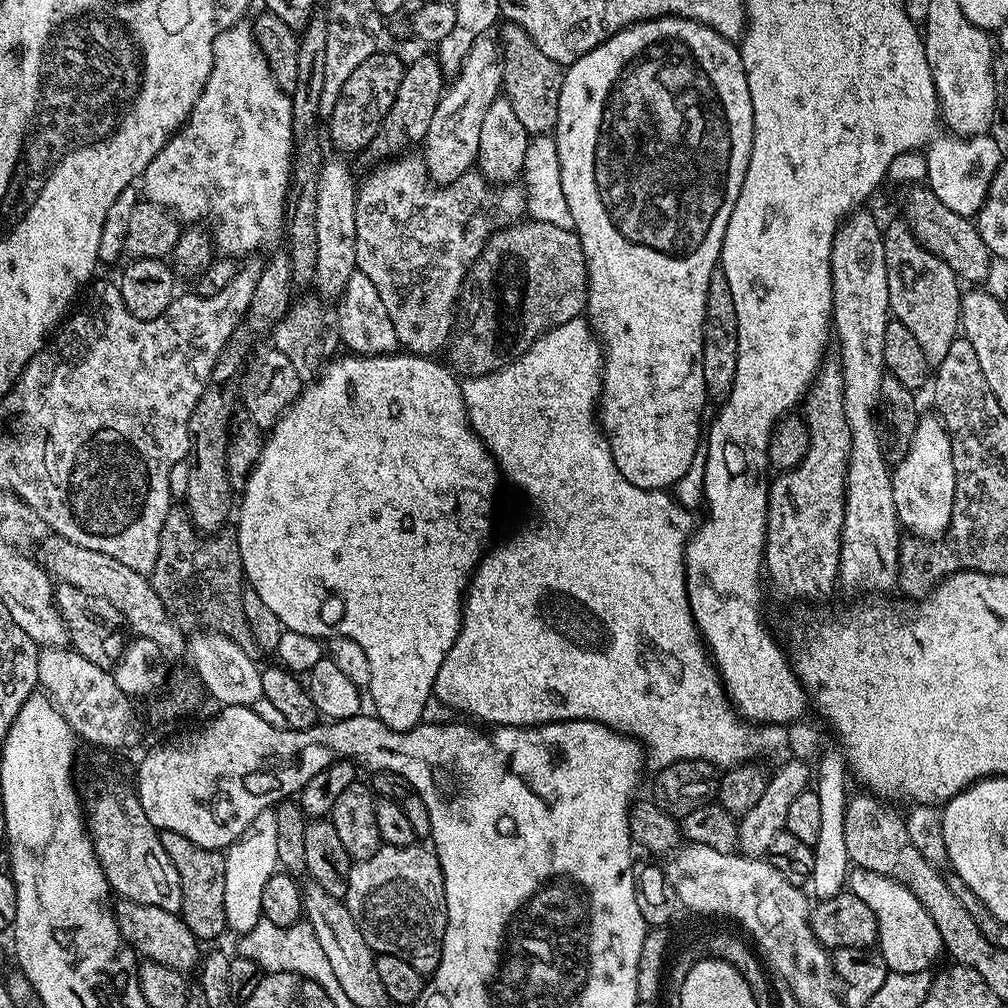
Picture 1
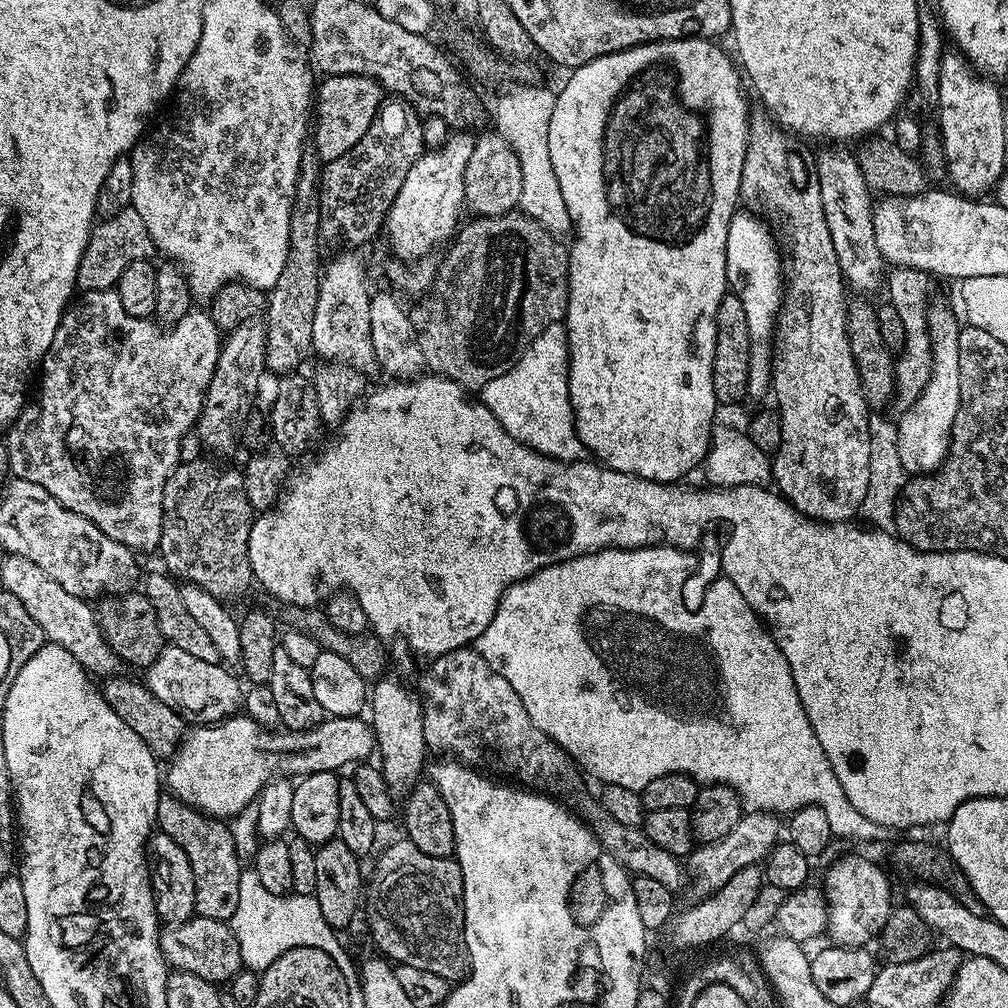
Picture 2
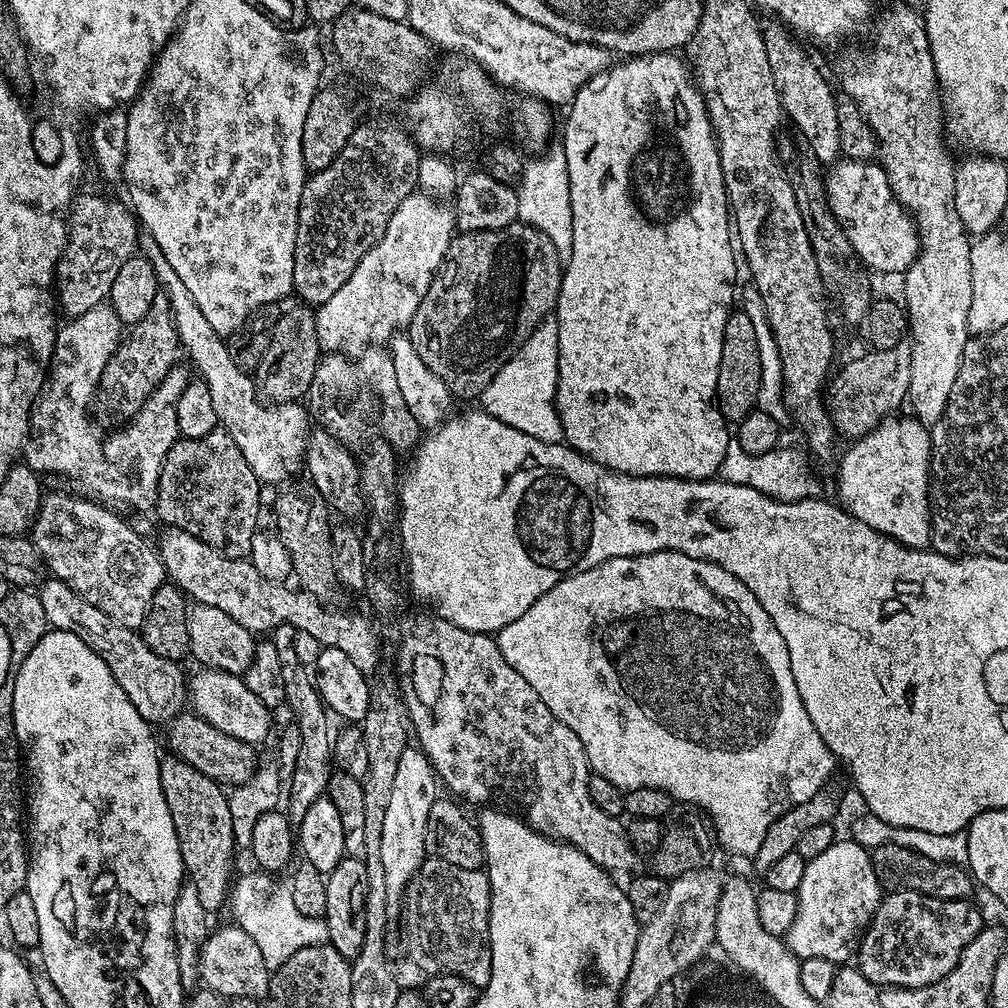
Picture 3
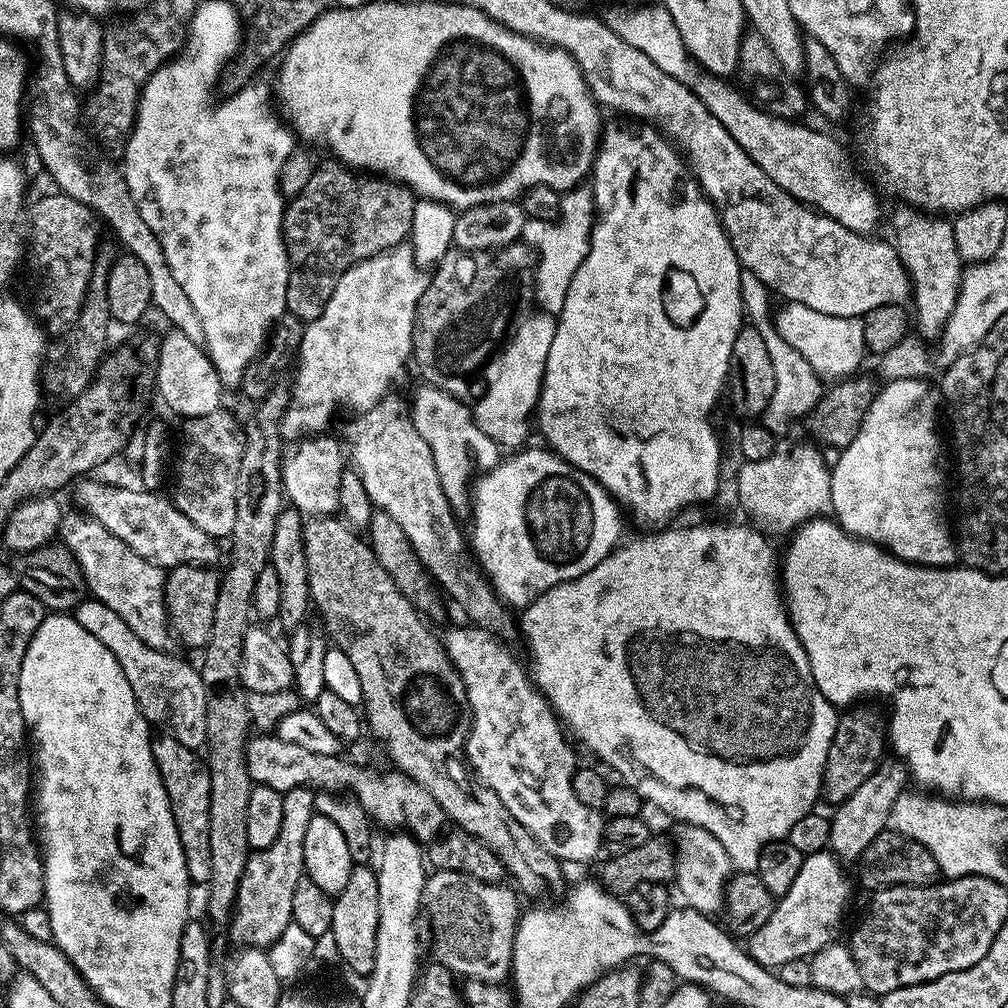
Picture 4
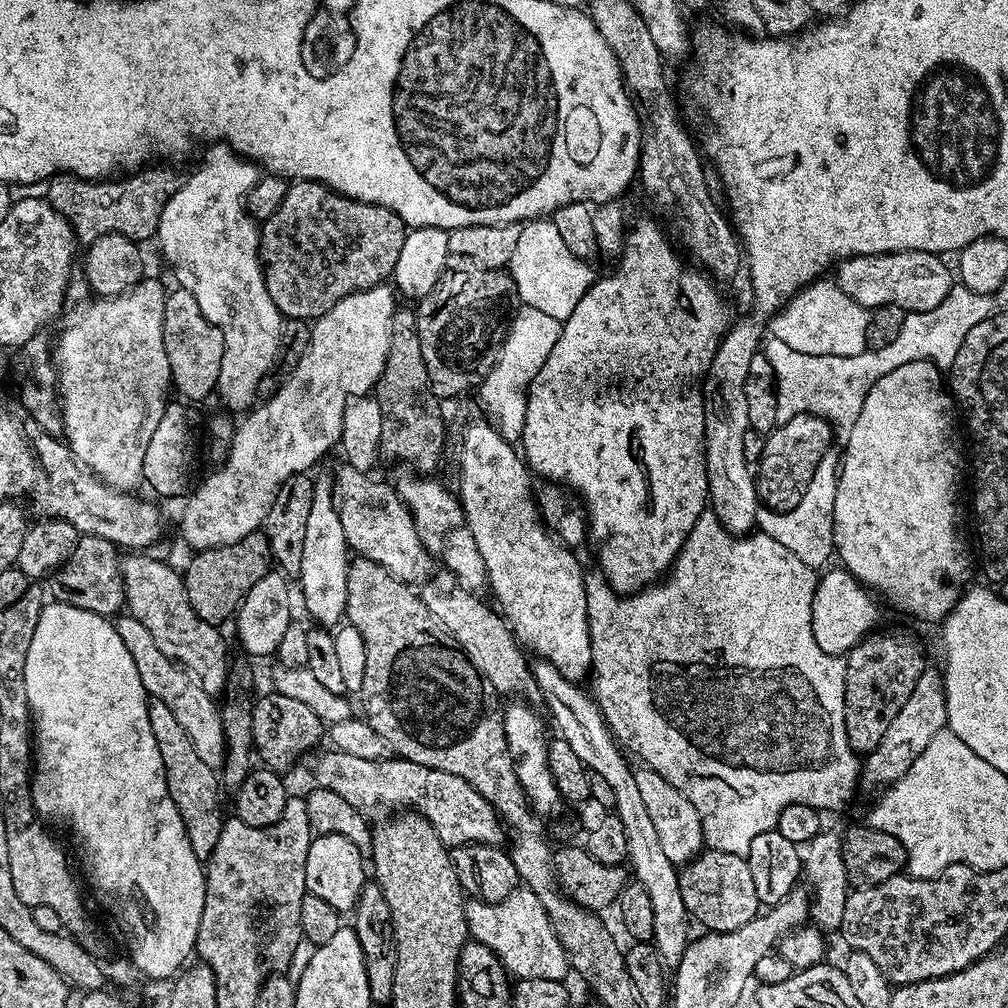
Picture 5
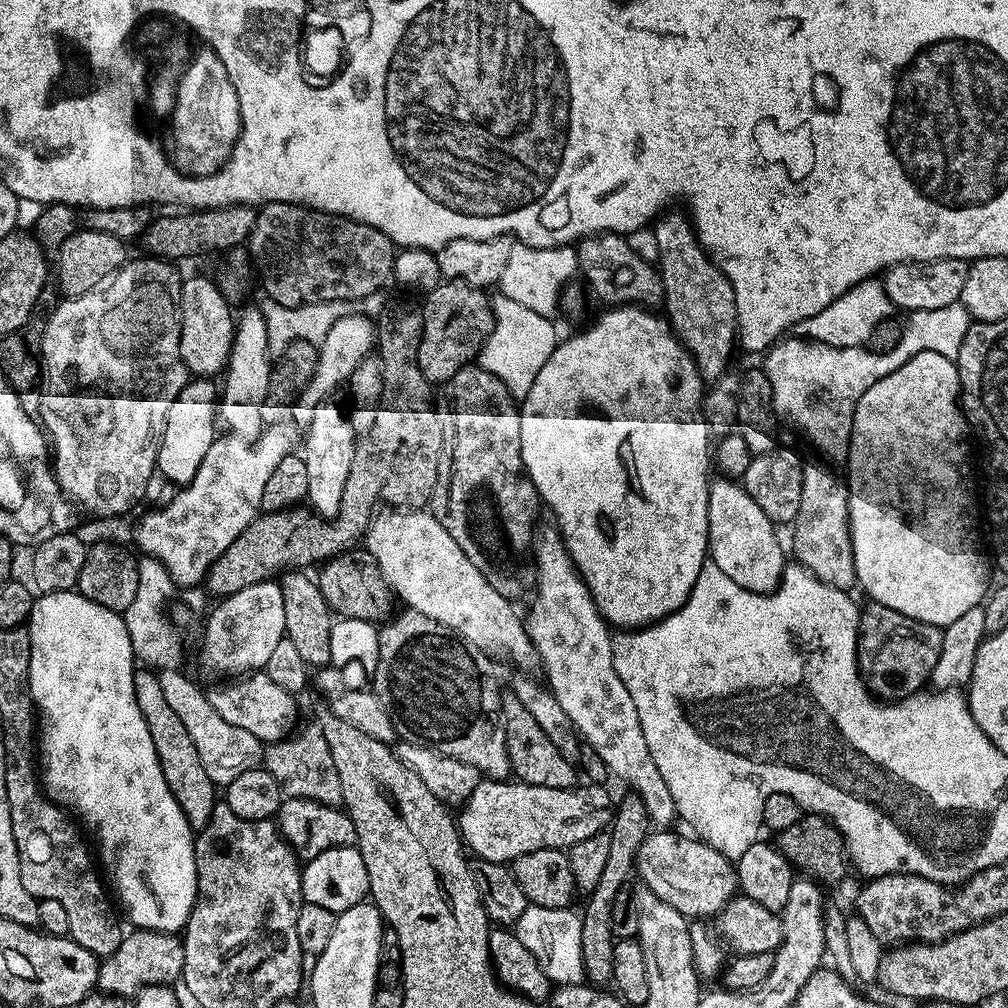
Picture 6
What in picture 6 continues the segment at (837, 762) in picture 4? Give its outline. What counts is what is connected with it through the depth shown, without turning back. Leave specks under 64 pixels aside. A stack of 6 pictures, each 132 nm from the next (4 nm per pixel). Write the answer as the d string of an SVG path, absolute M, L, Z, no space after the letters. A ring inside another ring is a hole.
M876 601L865 605L860 611L857 640L857 656L863 679L872 695L885 702L915 696L932 679L932 671L942 652L943 629L932 623L918 622Z

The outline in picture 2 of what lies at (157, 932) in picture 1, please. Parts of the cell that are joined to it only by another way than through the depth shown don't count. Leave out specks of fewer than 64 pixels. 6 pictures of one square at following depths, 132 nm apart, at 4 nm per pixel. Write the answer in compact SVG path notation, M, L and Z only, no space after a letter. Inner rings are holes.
M193 916L186 923L167 925L161 929L160 952L173 971L198 975L203 981L217 986L231 981L242 971L242 954L238 938L223 920Z

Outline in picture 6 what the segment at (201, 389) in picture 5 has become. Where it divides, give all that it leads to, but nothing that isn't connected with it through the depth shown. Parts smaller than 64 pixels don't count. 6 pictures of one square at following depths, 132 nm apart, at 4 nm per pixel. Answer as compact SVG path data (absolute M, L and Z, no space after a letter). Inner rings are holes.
M192 276L181 281L178 297L178 315L180 317L179 352L189 373L198 378L212 378L219 375L228 364L232 354L233 338L235 336L235 313L232 312L231 301L224 295L219 283L212 277Z

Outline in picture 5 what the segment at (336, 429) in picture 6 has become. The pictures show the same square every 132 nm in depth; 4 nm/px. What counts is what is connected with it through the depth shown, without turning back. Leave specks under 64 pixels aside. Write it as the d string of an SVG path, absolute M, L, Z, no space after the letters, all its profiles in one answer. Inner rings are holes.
M316 476L312 485L314 502L310 506L310 514L306 521L306 539L302 545L302 566L298 583L300 592L304 595L304 608L308 616L321 629L332 630L345 619L346 582L348 581L348 566L350 549L346 542L346 534L342 534L340 509L334 495L334 484L331 479Z

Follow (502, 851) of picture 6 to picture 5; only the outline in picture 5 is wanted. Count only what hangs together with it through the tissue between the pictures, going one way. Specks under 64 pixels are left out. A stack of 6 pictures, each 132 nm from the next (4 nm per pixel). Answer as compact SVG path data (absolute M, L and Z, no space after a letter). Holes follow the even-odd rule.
M333 748L326 749L314 762L312 772L317 787L333 790L341 795L355 809L370 820L387 819L393 812L401 808L415 810L427 818L433 830L445 847L460 848L466 844L501 845L506 838L506 832L500 823L500 817L492 804L484 798L464 778L449 774L433 767L420 766L418 763L402 760L397 756L387 756L382 760L357 758L354 754L346 754Z

